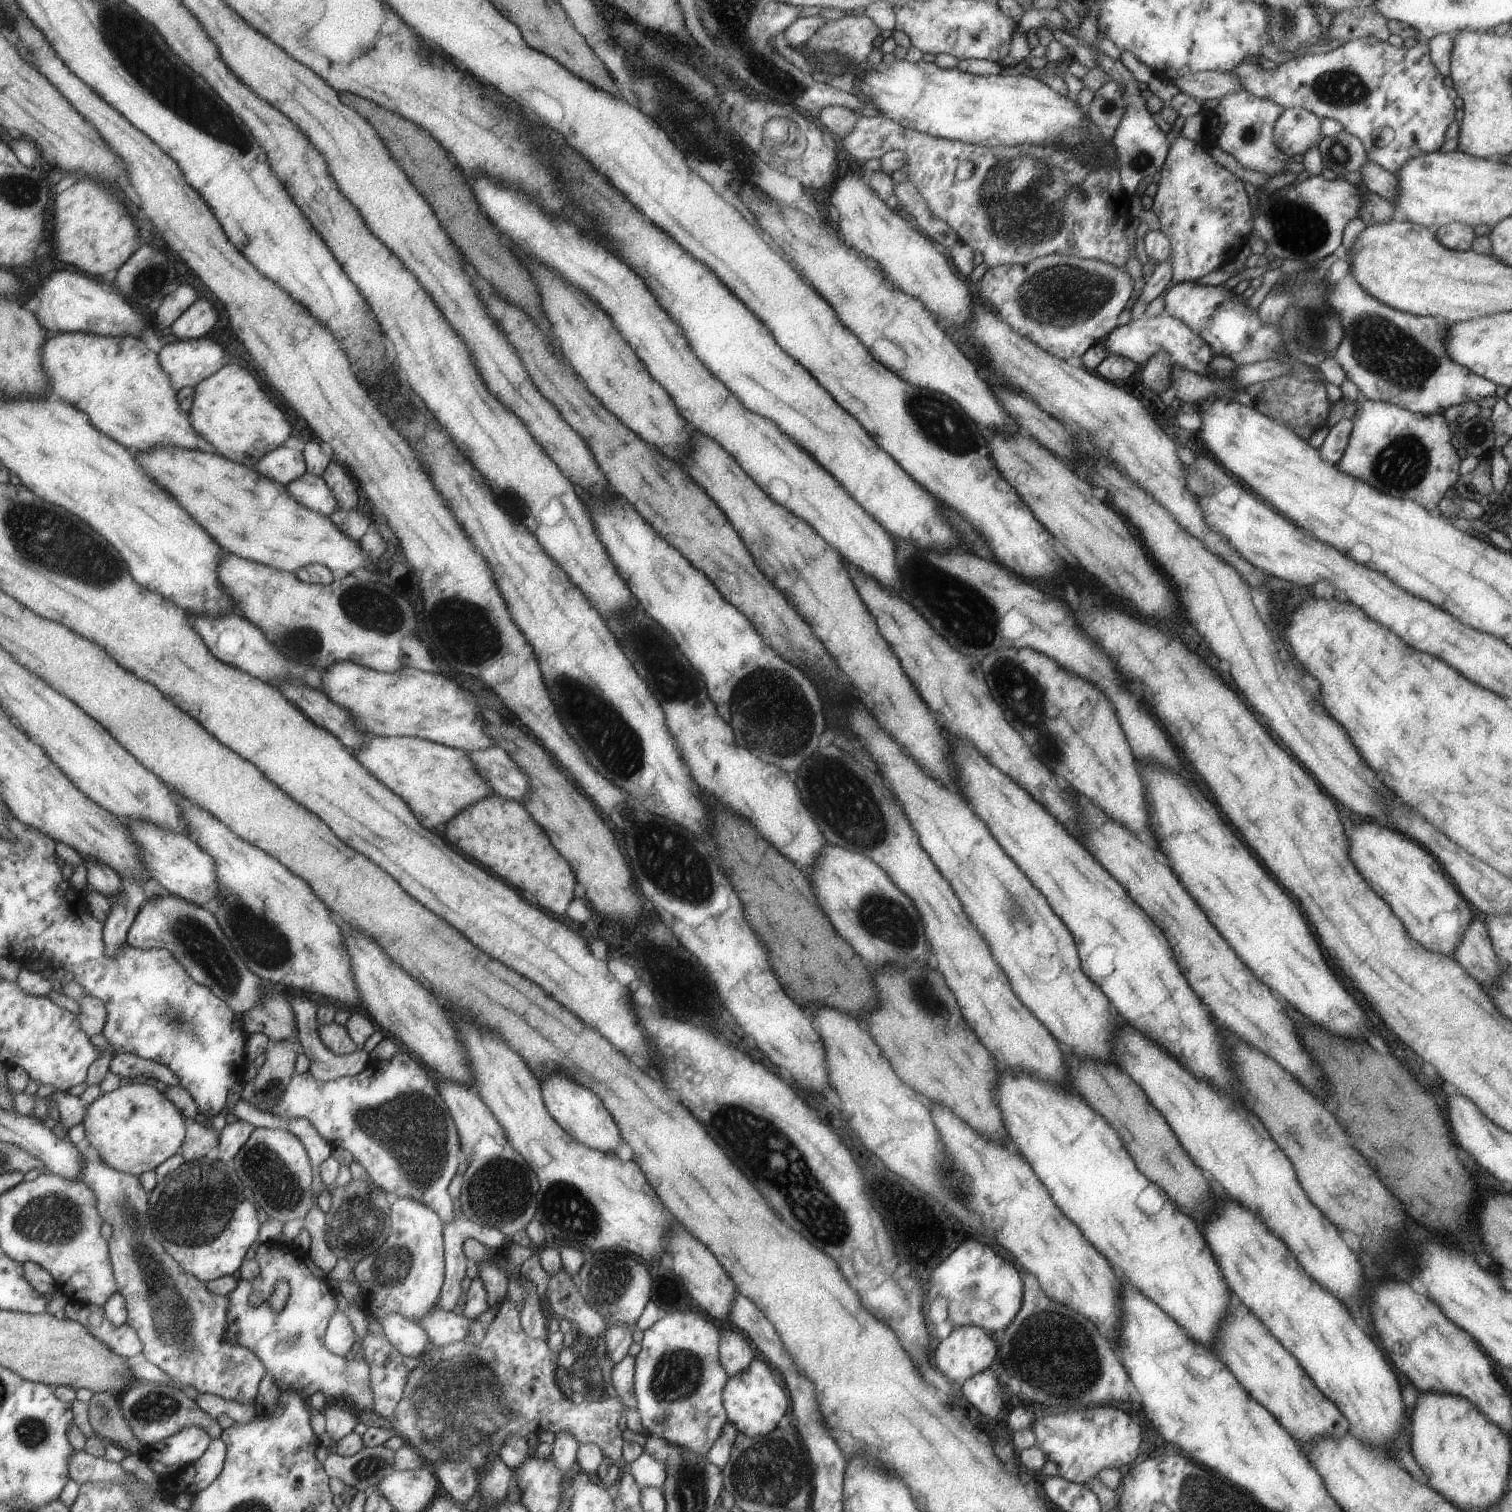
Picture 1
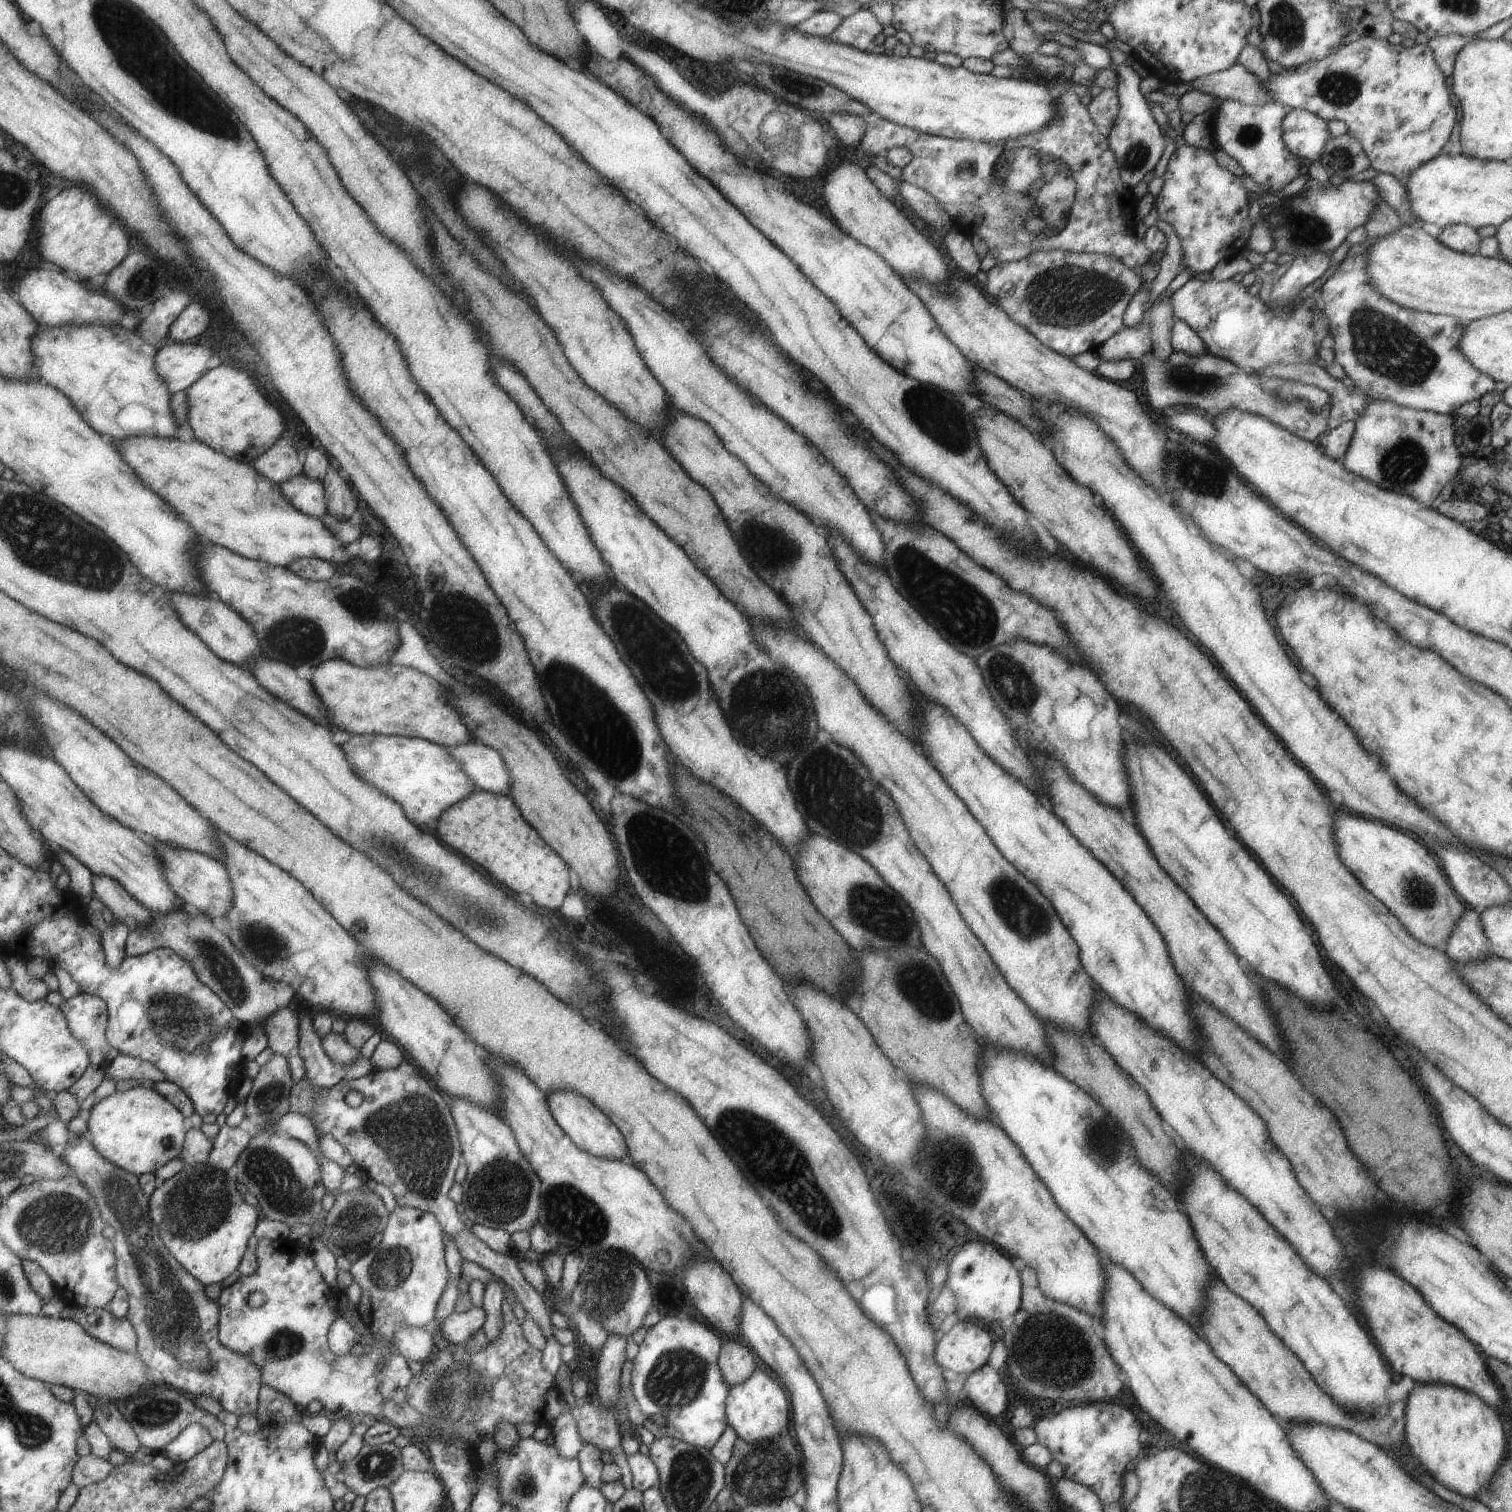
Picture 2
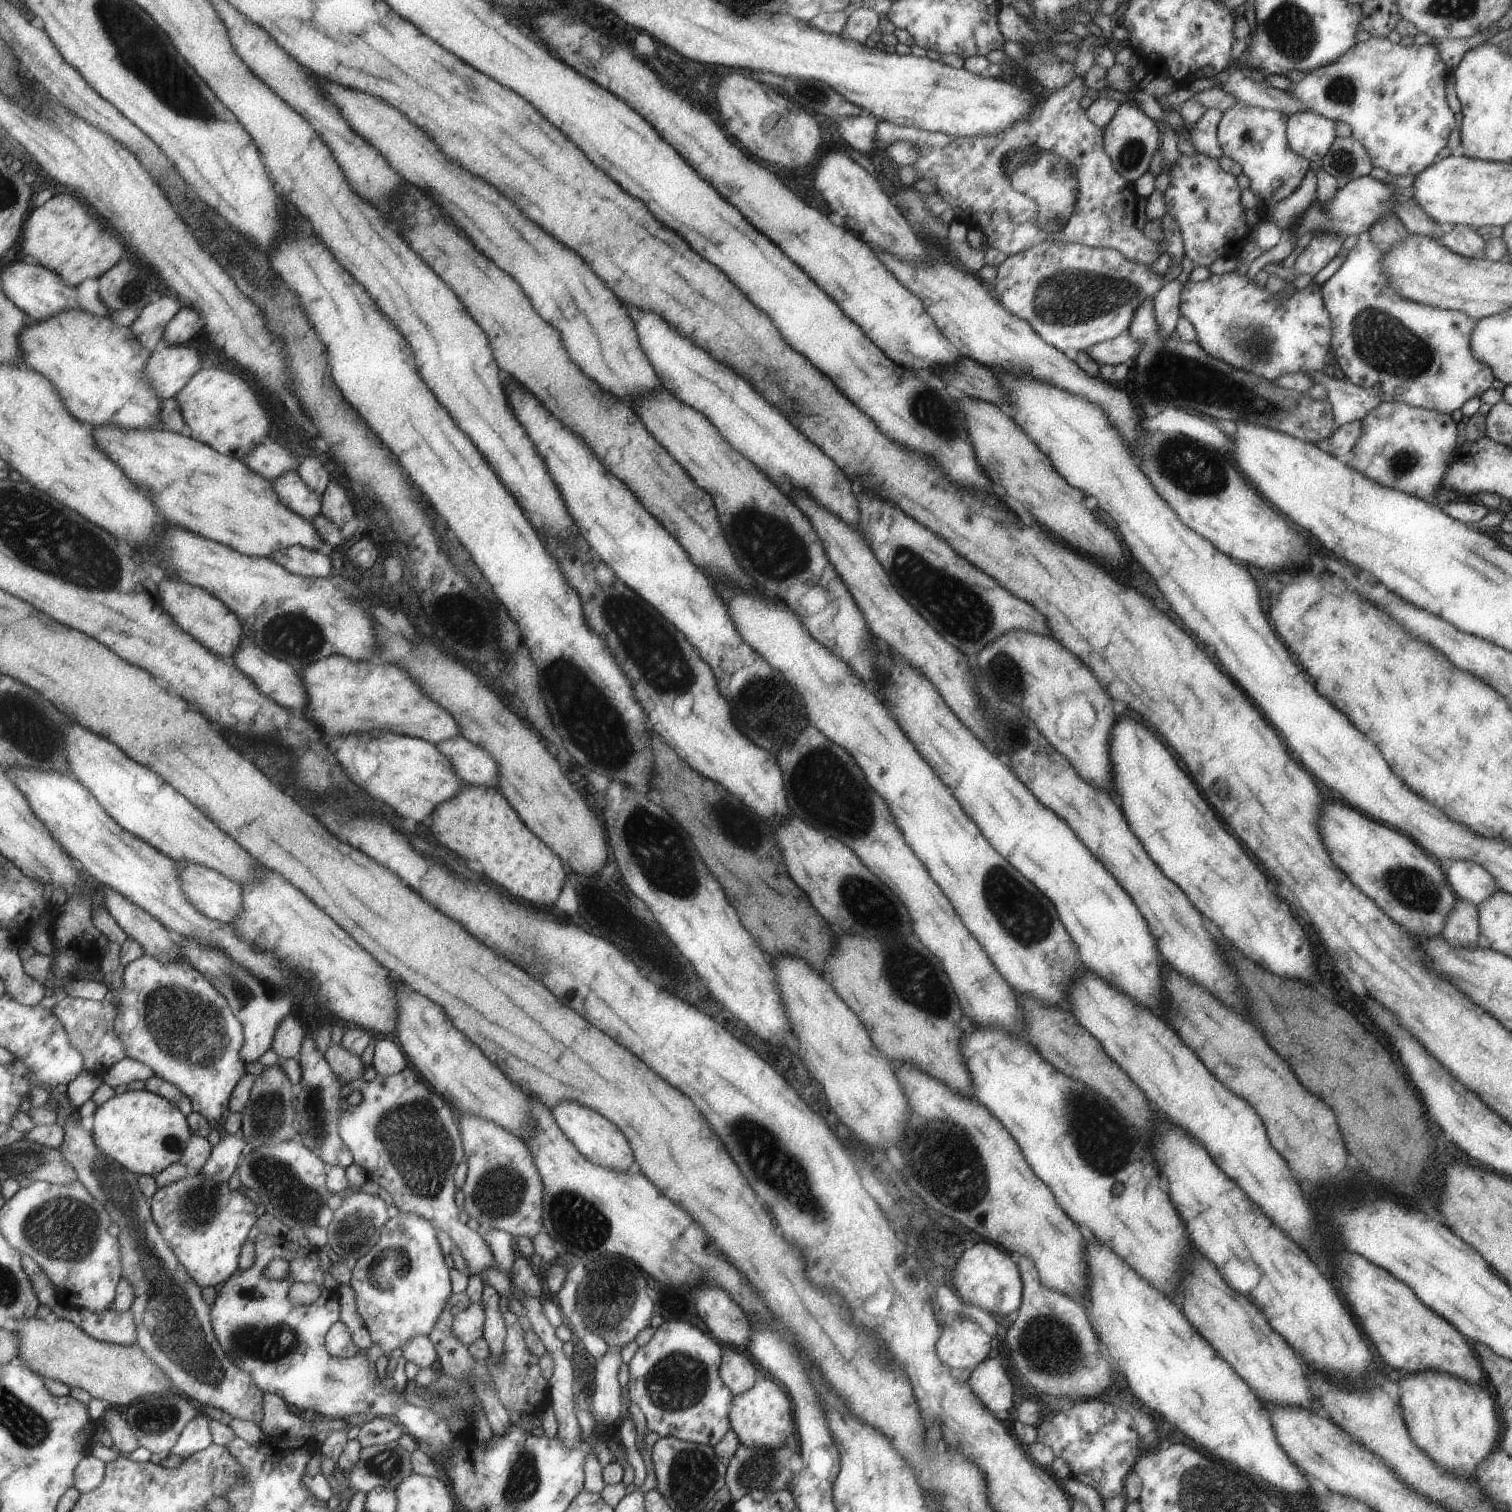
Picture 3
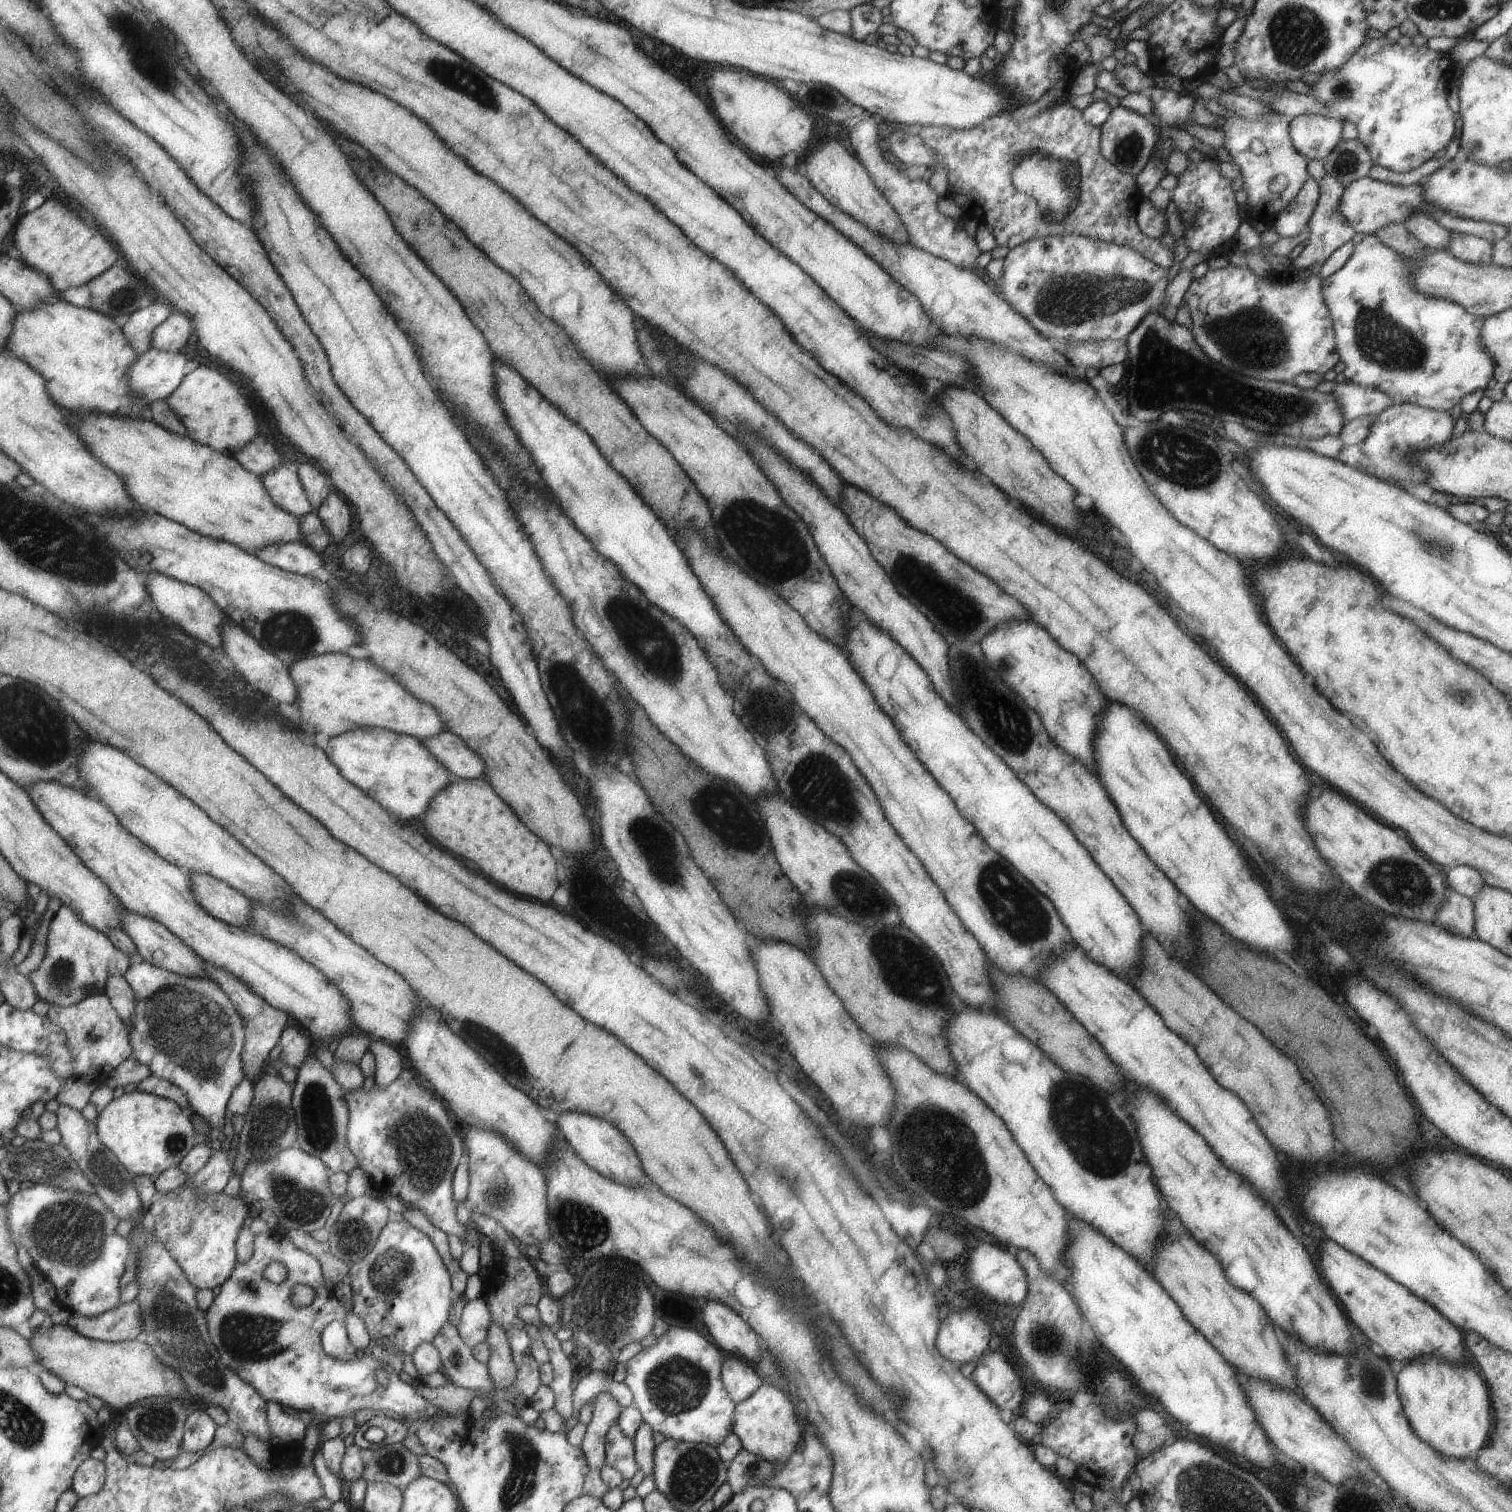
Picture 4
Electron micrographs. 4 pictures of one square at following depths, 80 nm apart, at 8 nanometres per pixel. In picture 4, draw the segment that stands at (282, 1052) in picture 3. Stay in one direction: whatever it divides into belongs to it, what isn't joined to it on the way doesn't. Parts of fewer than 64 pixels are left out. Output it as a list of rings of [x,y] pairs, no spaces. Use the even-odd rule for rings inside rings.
[[[289,1023],[289,1026],[283,1031],[280,1043],[283,1053],[279,1060],[300,1071],[304,1062],[310,1057],[311,1039],[303,1036],[297,1024]]]

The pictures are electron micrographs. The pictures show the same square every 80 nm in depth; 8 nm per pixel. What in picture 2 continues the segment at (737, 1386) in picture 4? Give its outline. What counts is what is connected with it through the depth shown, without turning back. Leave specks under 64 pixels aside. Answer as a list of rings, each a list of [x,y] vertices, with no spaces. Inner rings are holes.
[[[723,1340],[717,1364],[729,1387],[745,1382],[756,1369],[751,1352],[739,1340]]]

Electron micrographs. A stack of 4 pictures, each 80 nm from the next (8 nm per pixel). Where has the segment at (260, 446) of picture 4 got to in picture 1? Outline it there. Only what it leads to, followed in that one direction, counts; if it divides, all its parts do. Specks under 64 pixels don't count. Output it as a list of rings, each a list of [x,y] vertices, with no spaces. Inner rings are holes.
[[[282,445],[263,456],[255,468],[261,474],[284,485],[288,485],[308,471],[303,450],[285,448]]]

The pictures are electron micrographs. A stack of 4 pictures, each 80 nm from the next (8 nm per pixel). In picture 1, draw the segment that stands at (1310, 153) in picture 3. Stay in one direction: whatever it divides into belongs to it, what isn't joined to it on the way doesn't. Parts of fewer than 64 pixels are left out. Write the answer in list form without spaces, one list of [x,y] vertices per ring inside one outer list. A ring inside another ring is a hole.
[[[1299,107],[1284,108],[1274,124],[1273,132],[1276,147],[1292,159],[1316,147],[1323,138],[1320,118]]]

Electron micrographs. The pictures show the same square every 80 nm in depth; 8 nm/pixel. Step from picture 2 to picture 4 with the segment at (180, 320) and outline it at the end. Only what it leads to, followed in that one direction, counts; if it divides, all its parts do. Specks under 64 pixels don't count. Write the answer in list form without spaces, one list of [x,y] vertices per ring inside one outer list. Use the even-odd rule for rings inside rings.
[[[174,310],[173,314],[152,332],[152,346],[161,351],[179,350],[191,340],[196,324],[187,313]]]

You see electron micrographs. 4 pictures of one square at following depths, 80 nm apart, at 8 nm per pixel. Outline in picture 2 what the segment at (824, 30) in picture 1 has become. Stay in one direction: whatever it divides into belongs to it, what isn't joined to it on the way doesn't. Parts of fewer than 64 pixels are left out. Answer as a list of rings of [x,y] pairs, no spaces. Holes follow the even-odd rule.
[[[868,8],[858,9],[850,16],[842,18],[839,26],[827,38],[865,51],[870,49],[871,40],[881,29],[882,24]]]

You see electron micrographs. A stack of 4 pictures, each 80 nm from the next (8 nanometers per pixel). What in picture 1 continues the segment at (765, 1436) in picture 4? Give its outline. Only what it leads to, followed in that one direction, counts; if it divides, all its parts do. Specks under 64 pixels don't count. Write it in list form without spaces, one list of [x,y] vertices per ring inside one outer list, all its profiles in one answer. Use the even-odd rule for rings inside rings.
[[[761,1358],[751,1361],[745,1372],[729,1377],[722,1388],[722,1405],[729,1421],[738,1433],[746,1437],[767,1434],[777,1428],[781,1416],[787,1412],[787,1394],[785,1389],[773,1380],[772,1369]]]

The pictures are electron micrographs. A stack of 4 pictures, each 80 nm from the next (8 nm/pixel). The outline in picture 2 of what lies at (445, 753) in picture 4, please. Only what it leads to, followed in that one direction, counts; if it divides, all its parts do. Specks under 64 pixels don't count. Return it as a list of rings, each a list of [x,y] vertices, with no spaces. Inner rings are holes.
[[[479,742],[456,744],[445,748],[463,765],[463,772],[471,778],[477,790],[507,794],[509,774],[503,768],[503,762],[495,750]]]

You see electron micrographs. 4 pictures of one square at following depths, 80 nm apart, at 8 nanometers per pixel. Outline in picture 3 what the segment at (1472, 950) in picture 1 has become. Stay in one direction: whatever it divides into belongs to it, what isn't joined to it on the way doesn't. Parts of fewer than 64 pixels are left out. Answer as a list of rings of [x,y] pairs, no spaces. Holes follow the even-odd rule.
[[[1455,896],[1453,906],[1445,917],[1440,934],[1454,947],[1481,945],[1483,941],[1476,906],[1469,900]]]

